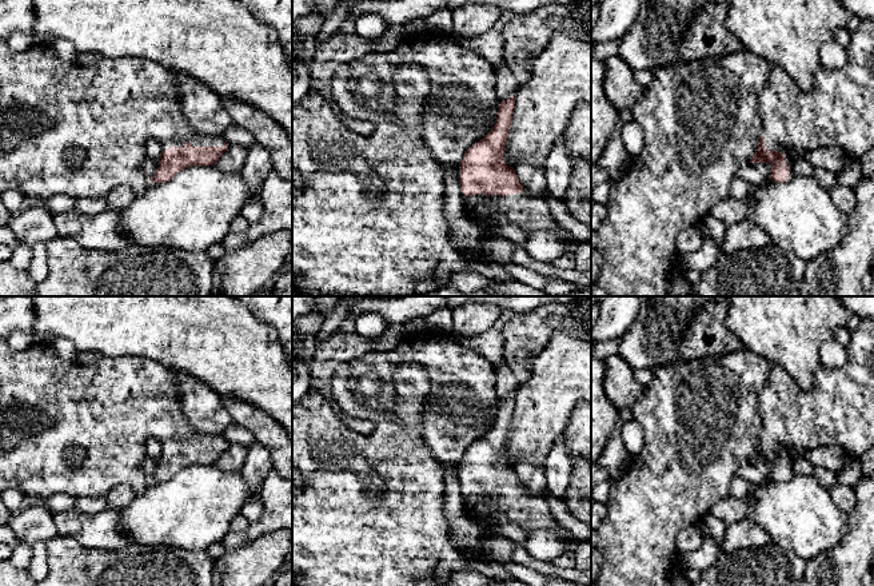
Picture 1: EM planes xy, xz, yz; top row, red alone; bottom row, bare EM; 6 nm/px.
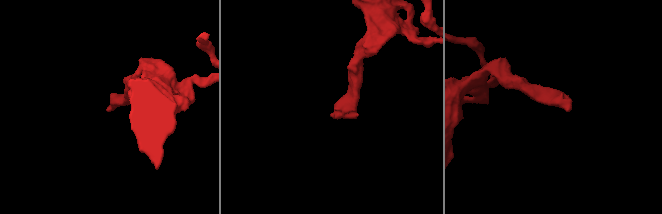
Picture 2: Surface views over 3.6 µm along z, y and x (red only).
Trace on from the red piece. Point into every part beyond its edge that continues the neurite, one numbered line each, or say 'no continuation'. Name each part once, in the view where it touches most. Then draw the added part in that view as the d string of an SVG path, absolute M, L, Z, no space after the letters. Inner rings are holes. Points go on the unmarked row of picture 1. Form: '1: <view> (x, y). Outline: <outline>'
1: xy (66, 427). Outline: M0 339L0 493L7 489L21 489L25 494L48 498L55 494L67 494L72 498L100 498L115 486L128 485L136 495L145 491L149 478L141 471L145 457L145 441L155 438L161 445L161 451L172 445L181 446L188 441L193 446L222 446L226 438L222 434L211 435L200 432L187 420L180 403L180 388L175 371L157 362L136 356L101 356L87 364L63 360L51 344L35 342L25 350L12 350L5 339Z

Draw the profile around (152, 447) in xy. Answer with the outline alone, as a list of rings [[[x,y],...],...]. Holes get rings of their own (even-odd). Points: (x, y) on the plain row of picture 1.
[[[155,438],[145,441],[145,455],[151,458],[160,458],[161,445]]]

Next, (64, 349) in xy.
[[[53,336],[51,346],[63,360],[76,362],[76,347],[68,339]]]

